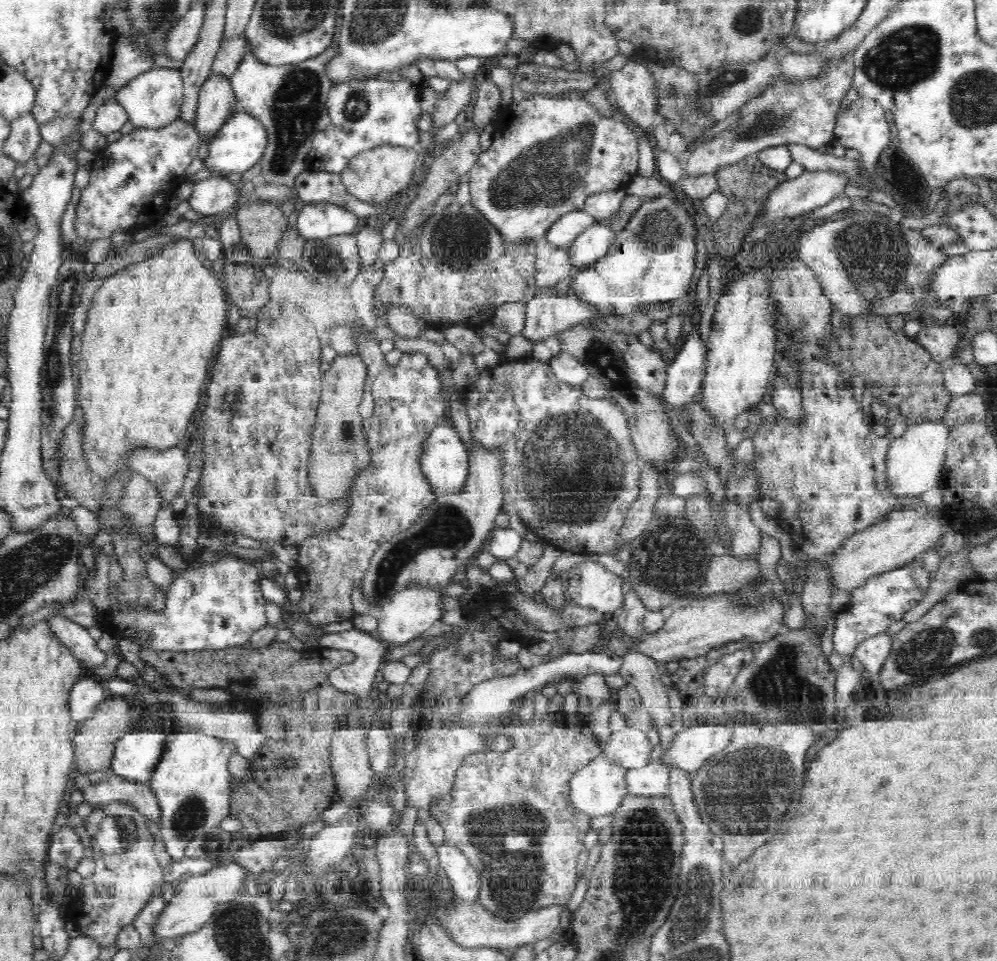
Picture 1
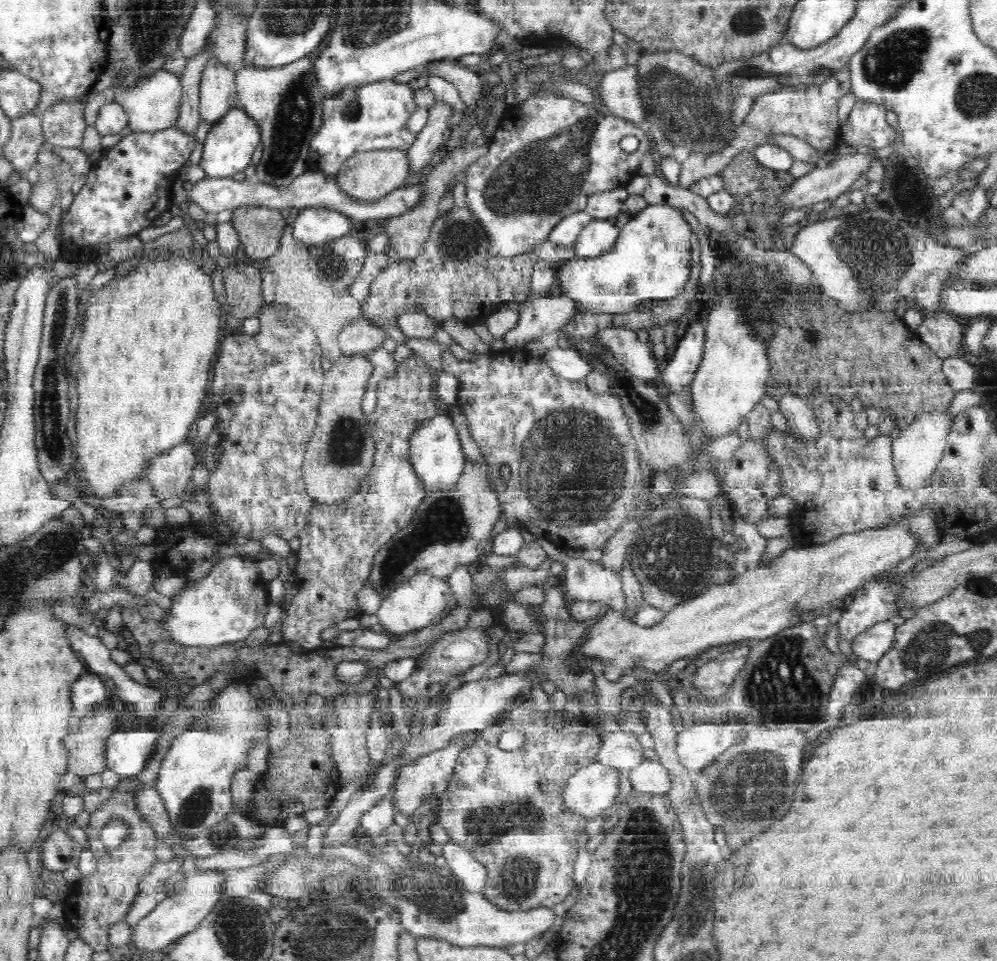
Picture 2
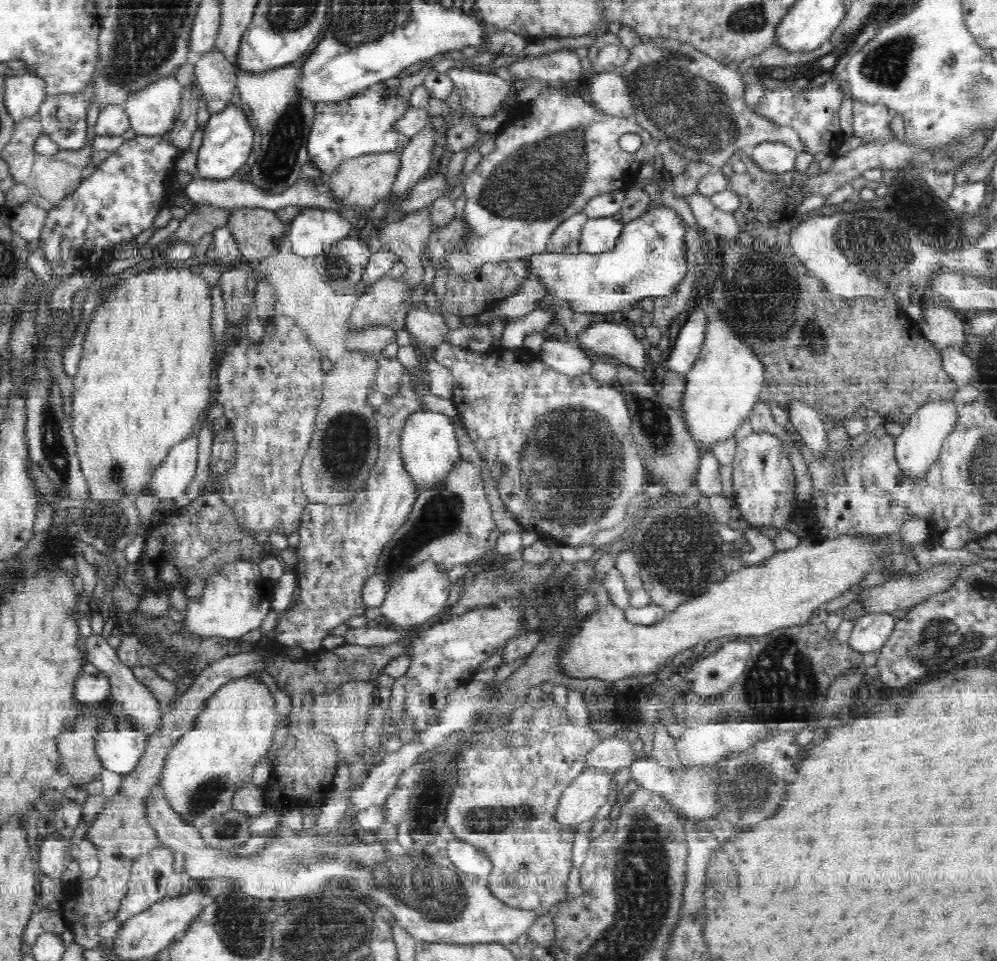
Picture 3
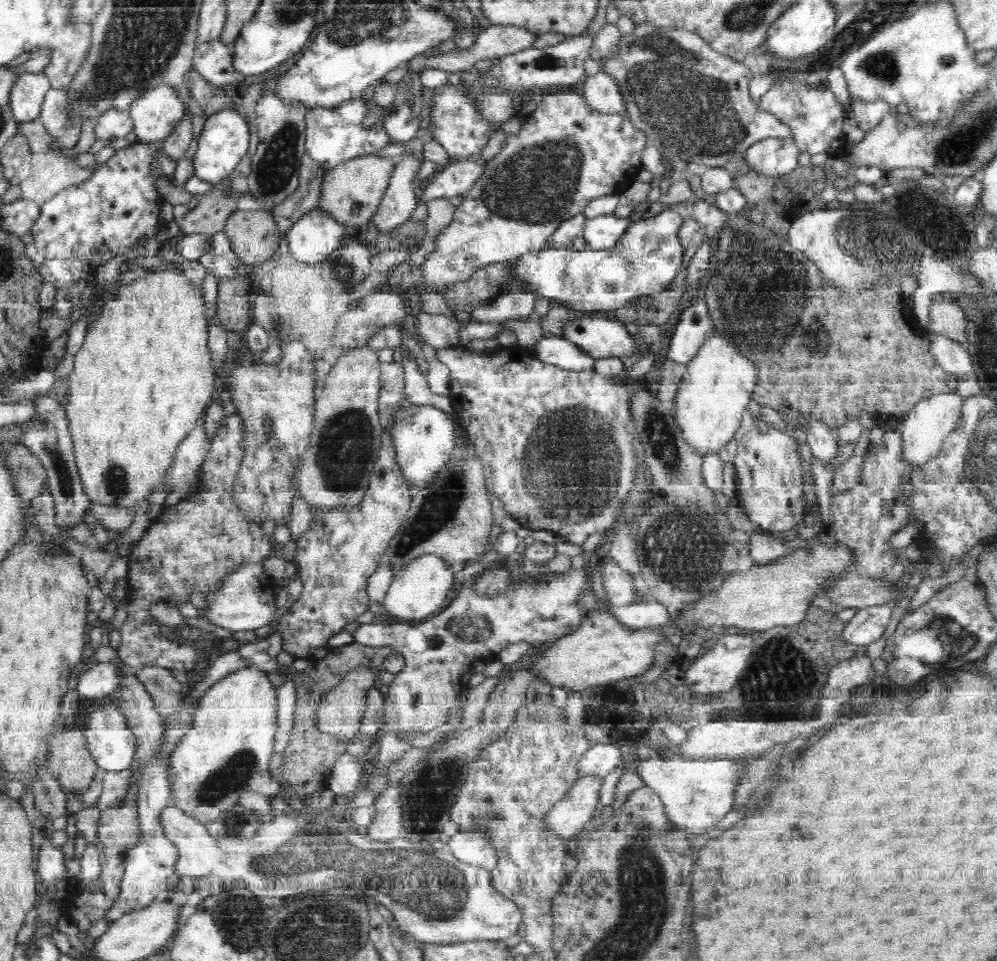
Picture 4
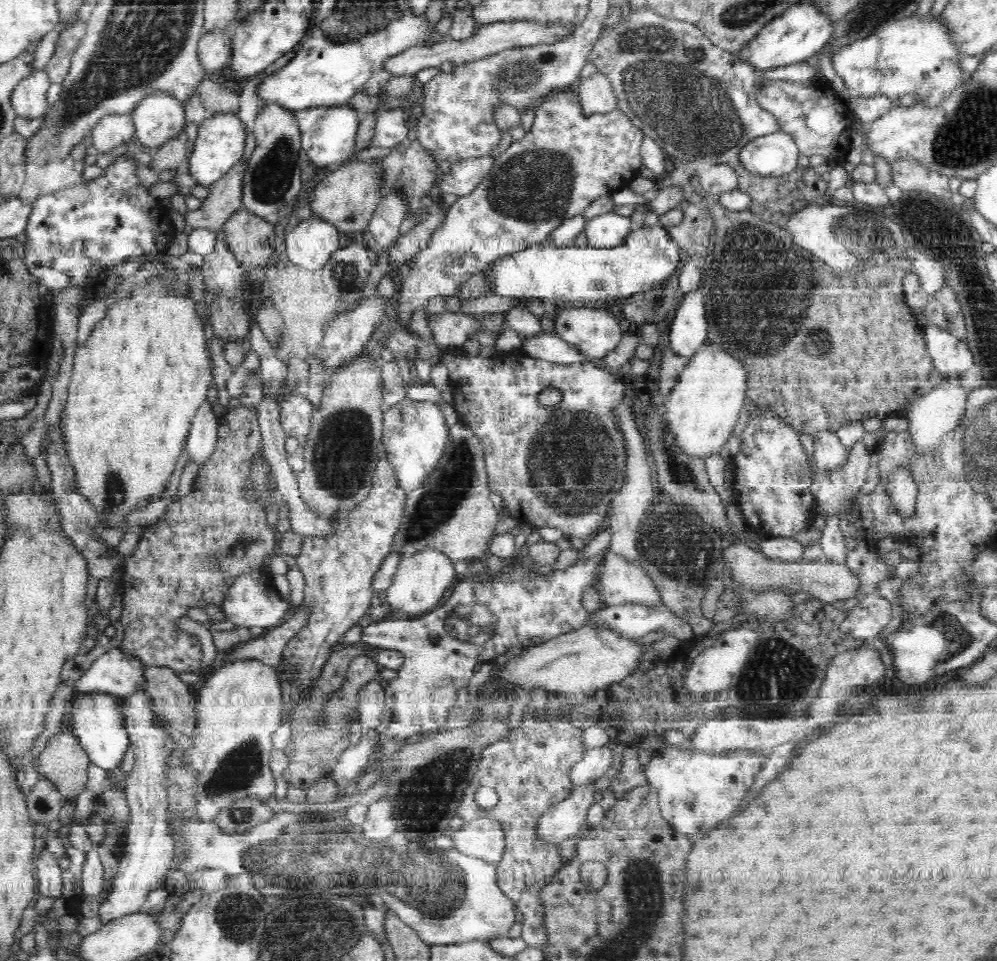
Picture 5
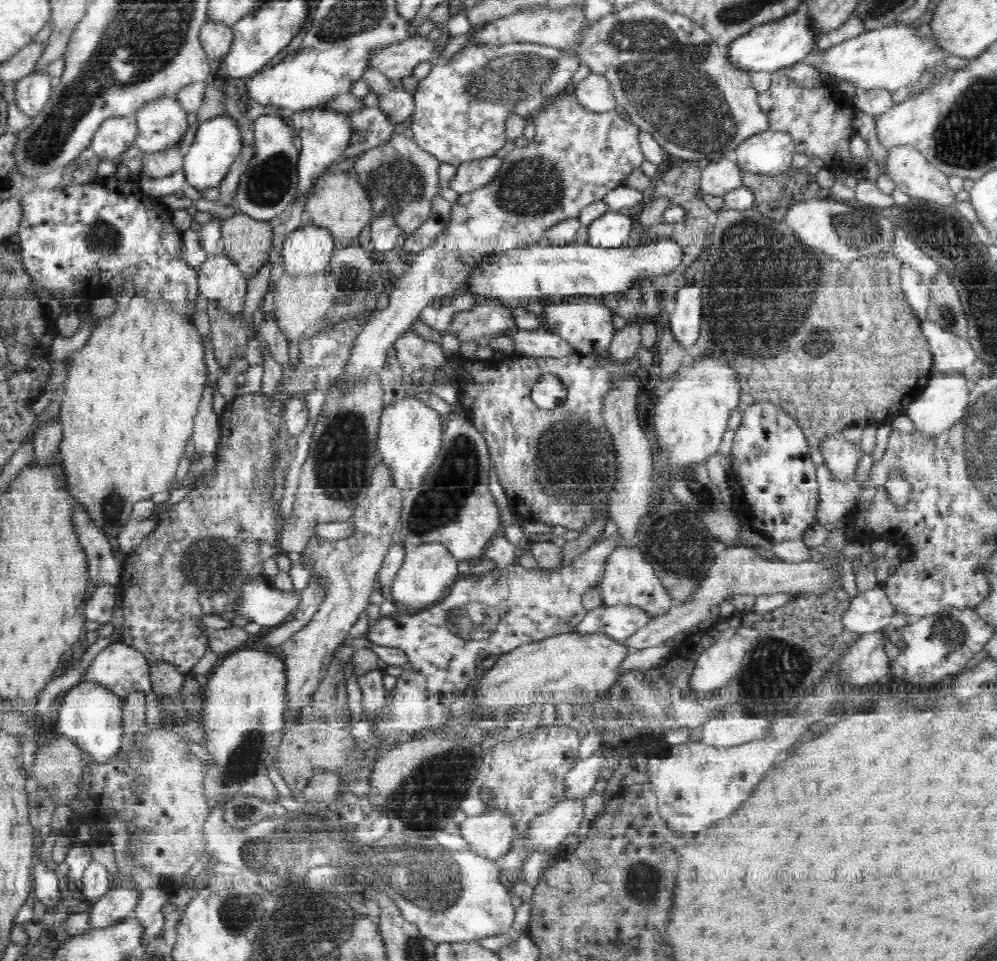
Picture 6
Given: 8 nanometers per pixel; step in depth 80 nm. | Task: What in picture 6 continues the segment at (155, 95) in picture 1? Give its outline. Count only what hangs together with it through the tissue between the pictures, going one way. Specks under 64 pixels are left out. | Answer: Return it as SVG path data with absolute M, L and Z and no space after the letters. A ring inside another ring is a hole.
M173 98L154 99L136 113L139 134L136 146L145 155L180 148L189 128L186 112Z

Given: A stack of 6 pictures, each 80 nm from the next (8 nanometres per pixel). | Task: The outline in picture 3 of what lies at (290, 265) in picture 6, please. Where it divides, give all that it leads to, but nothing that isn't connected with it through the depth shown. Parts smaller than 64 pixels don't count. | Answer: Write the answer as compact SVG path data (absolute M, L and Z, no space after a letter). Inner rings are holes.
M303 209L289 220L289 240L298 256L316 258L327 254L350 234L353 223L336 210Z

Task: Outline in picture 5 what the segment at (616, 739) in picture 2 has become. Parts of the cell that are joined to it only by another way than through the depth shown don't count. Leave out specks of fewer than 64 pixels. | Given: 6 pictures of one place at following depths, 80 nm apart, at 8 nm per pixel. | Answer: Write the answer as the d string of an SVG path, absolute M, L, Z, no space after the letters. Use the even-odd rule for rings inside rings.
M605 746L587 750L569 772L570 790L596 785L611 764L611 751Z

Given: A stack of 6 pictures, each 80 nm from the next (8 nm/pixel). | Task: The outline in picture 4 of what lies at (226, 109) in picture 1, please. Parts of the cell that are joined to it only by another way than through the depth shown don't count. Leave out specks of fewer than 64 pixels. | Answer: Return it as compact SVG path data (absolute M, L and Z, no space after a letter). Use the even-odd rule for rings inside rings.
M221 38L200 41L194 51L194 69L216 86L238 89L241 80L232 64L233 52L232 45Z

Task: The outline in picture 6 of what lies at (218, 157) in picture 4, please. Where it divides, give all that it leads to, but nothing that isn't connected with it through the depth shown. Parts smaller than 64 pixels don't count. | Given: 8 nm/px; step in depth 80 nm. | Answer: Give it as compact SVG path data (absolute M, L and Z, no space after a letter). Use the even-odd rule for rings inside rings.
M214 117L196 125L197 132L192 144L182 153L182 173L184 180L196 190L218 188L231 170L232 163L237 159L242 148L242 137L239 128L231 117Z

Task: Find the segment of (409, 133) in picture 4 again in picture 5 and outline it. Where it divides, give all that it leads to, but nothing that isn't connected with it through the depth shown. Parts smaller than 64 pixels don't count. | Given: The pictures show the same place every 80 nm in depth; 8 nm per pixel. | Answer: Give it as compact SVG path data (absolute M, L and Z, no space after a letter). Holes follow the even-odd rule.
M382 105L374 111L376 111L375 134L368 146L390 148L390 146L398 144L400 141L408 140L409 128L404 121L407 115L406 112Z

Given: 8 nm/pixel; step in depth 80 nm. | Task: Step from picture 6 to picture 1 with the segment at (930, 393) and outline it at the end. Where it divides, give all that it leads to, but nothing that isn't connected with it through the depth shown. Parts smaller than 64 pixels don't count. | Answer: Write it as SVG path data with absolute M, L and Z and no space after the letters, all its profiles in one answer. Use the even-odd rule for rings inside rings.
M942 420L918 421L910 425L904 436L892 438L887 450L888 489L899 496L921 496L926 490L938 490L945 468L951 428Z

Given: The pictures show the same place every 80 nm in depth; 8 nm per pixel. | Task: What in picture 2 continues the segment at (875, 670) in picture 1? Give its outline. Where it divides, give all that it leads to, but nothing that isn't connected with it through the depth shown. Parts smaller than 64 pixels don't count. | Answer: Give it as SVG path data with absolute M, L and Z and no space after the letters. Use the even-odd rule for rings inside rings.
M890 620L878 622L872 628L866 628L862 634L852 640L853 654L858 659L866 660L876 666L884 652L888 652L888 648L892 646L895 630L896 627Z

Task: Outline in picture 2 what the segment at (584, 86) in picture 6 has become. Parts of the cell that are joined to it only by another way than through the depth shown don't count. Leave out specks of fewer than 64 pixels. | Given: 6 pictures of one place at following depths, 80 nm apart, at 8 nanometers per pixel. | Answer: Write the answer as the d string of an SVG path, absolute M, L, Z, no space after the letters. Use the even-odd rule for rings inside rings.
M625 65L614 71L604 73L602 82L598 82L598 92L610 114L632 123L645 125L646 111L644 99L640 97L636 65Z

